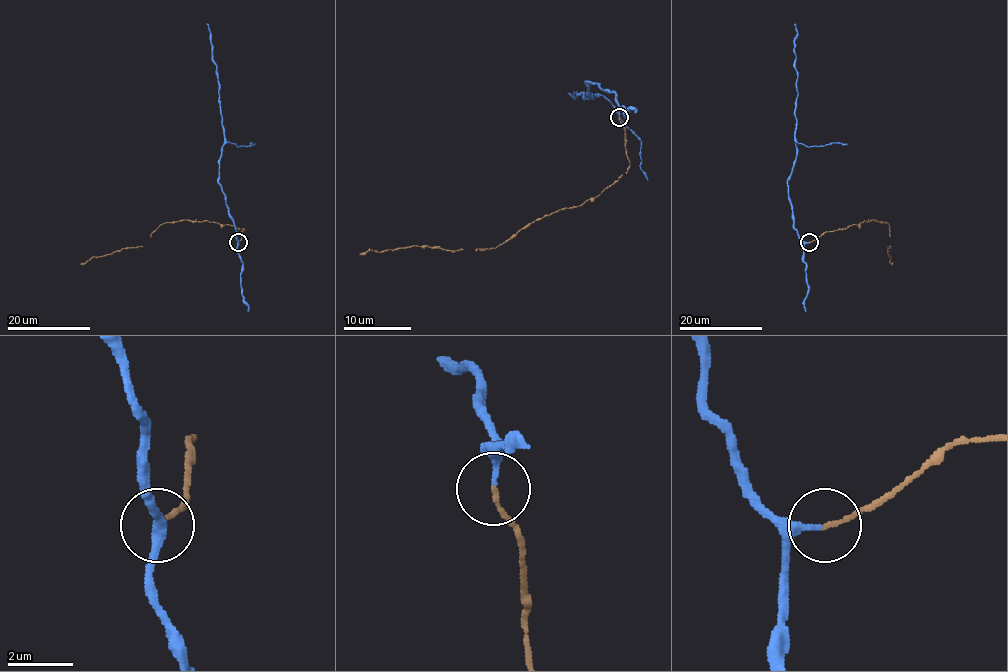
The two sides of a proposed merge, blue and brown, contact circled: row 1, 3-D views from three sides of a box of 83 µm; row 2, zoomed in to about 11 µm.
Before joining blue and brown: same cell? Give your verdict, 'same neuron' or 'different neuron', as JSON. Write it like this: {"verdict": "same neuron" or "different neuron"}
{"verdict": "same neuron"}

